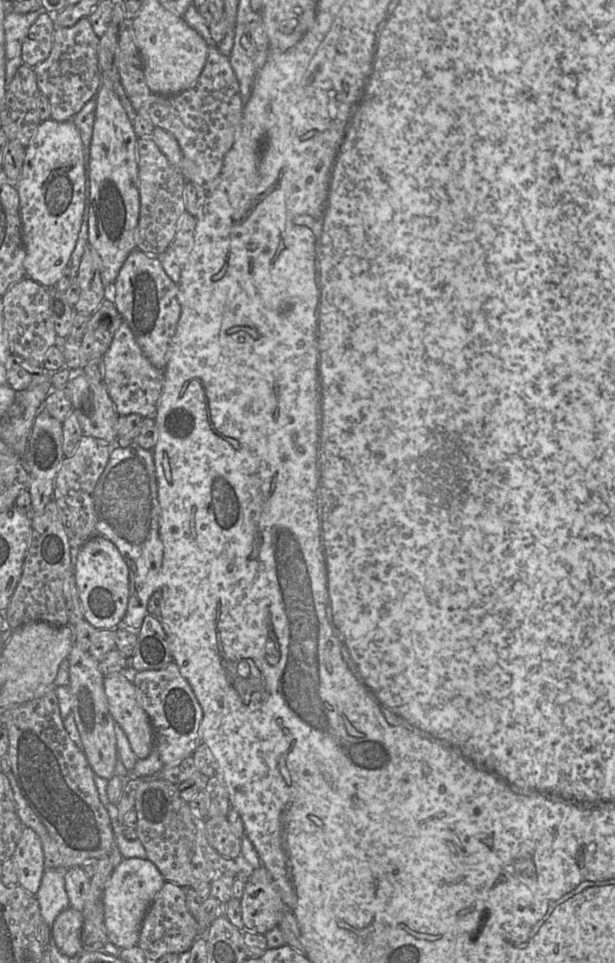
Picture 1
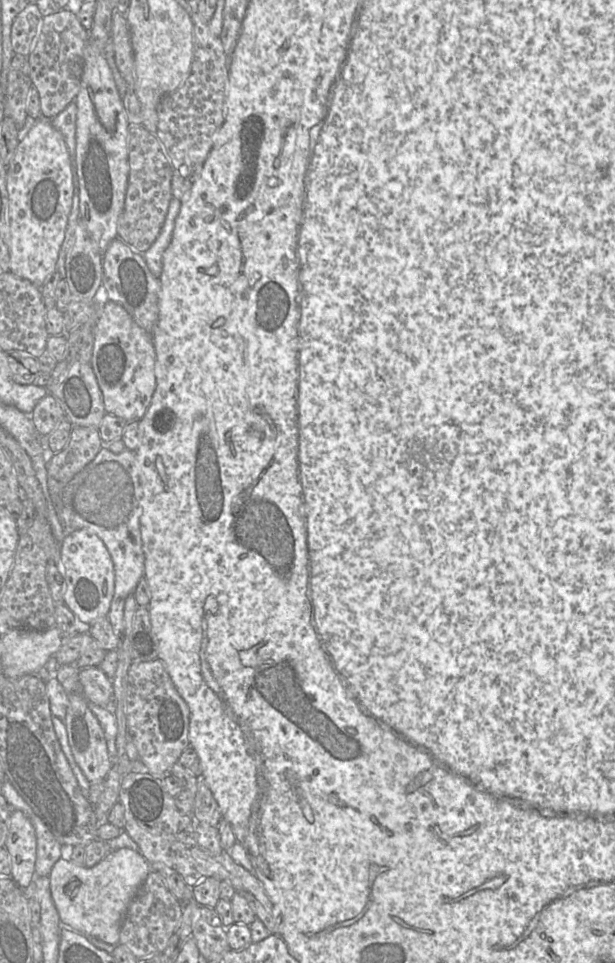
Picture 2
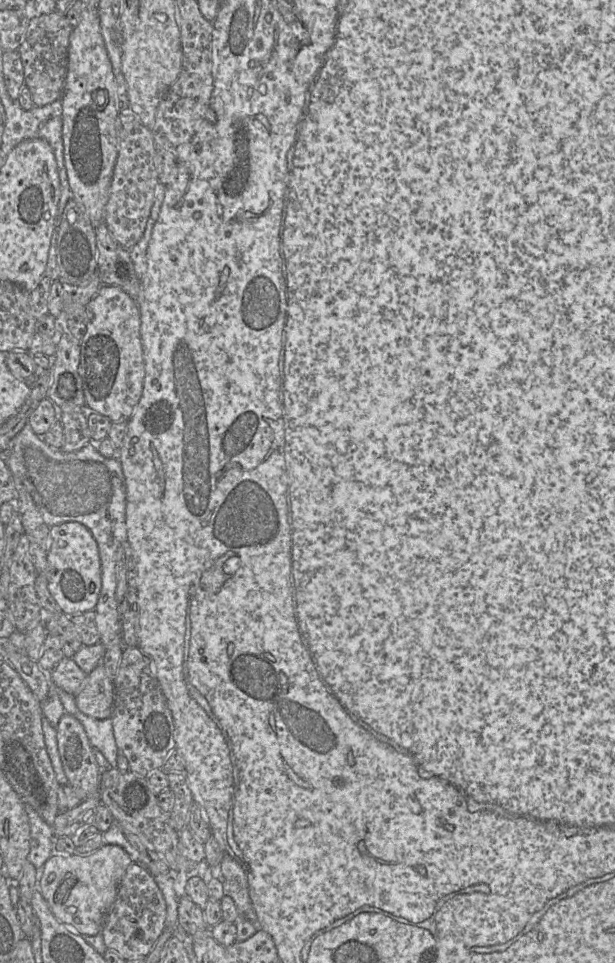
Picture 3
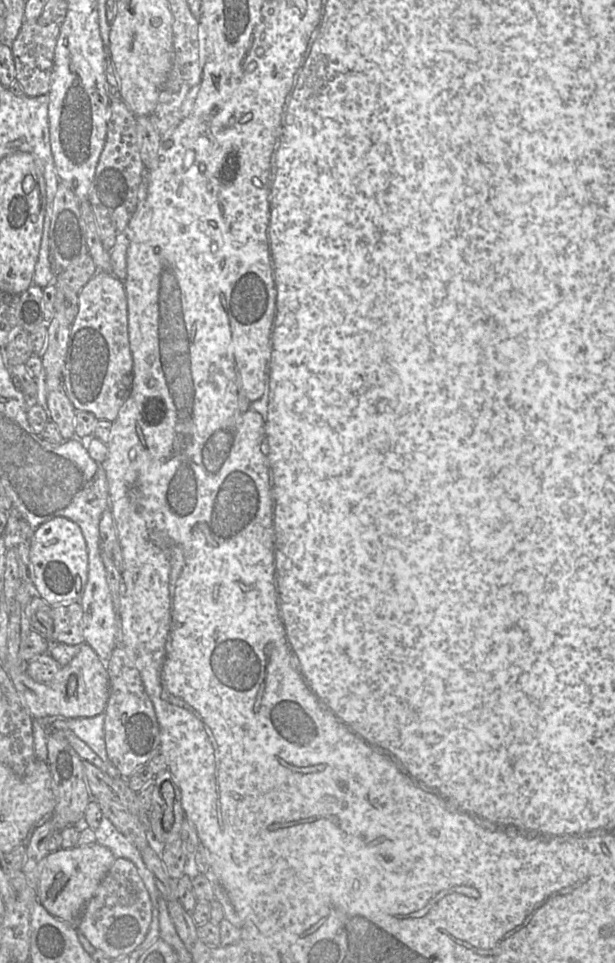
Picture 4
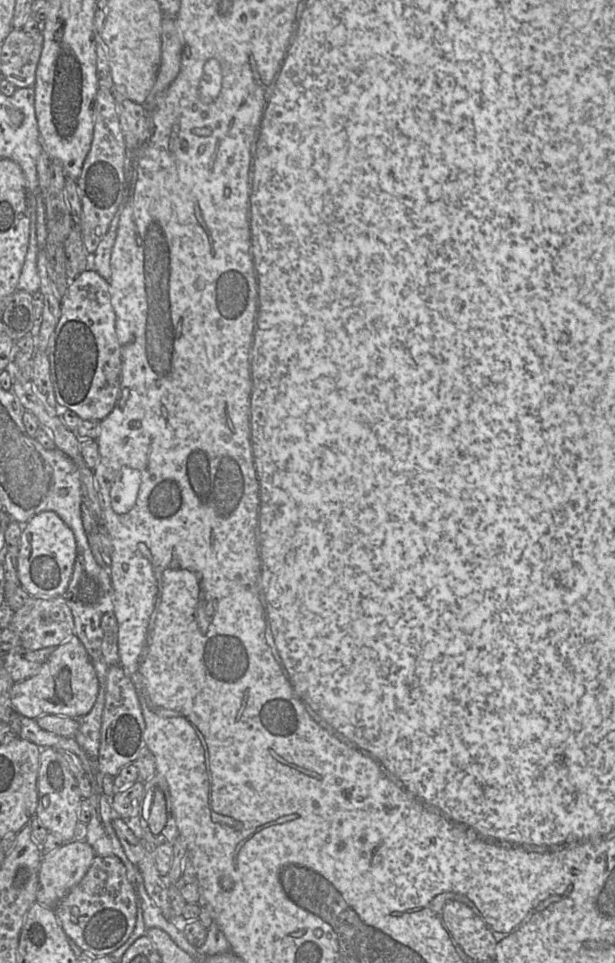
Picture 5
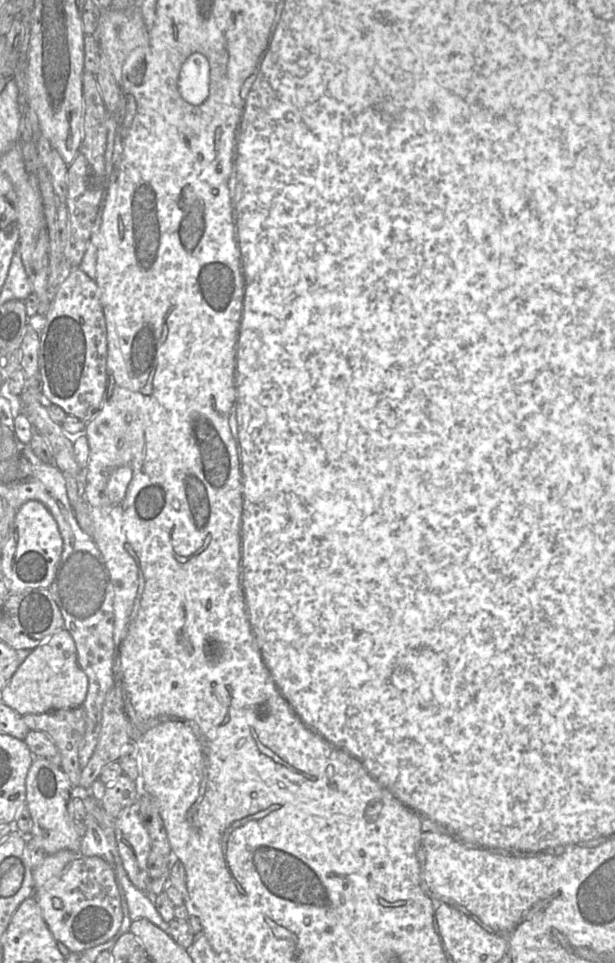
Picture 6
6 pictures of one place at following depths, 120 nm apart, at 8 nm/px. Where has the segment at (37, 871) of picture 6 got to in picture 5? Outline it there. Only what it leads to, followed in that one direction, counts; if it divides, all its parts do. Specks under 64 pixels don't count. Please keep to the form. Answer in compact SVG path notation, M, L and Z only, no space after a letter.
M69 841L45 853L38 873L37 902L54 910L83 879L95 857L86 841Z

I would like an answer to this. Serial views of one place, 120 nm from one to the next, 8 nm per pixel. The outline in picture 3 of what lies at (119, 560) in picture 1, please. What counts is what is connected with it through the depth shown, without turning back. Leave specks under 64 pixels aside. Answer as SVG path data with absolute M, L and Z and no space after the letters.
M65 522L50 527L47 564L47 587L66 615L95 609L102 587L101 560L98 544L83 524Z

